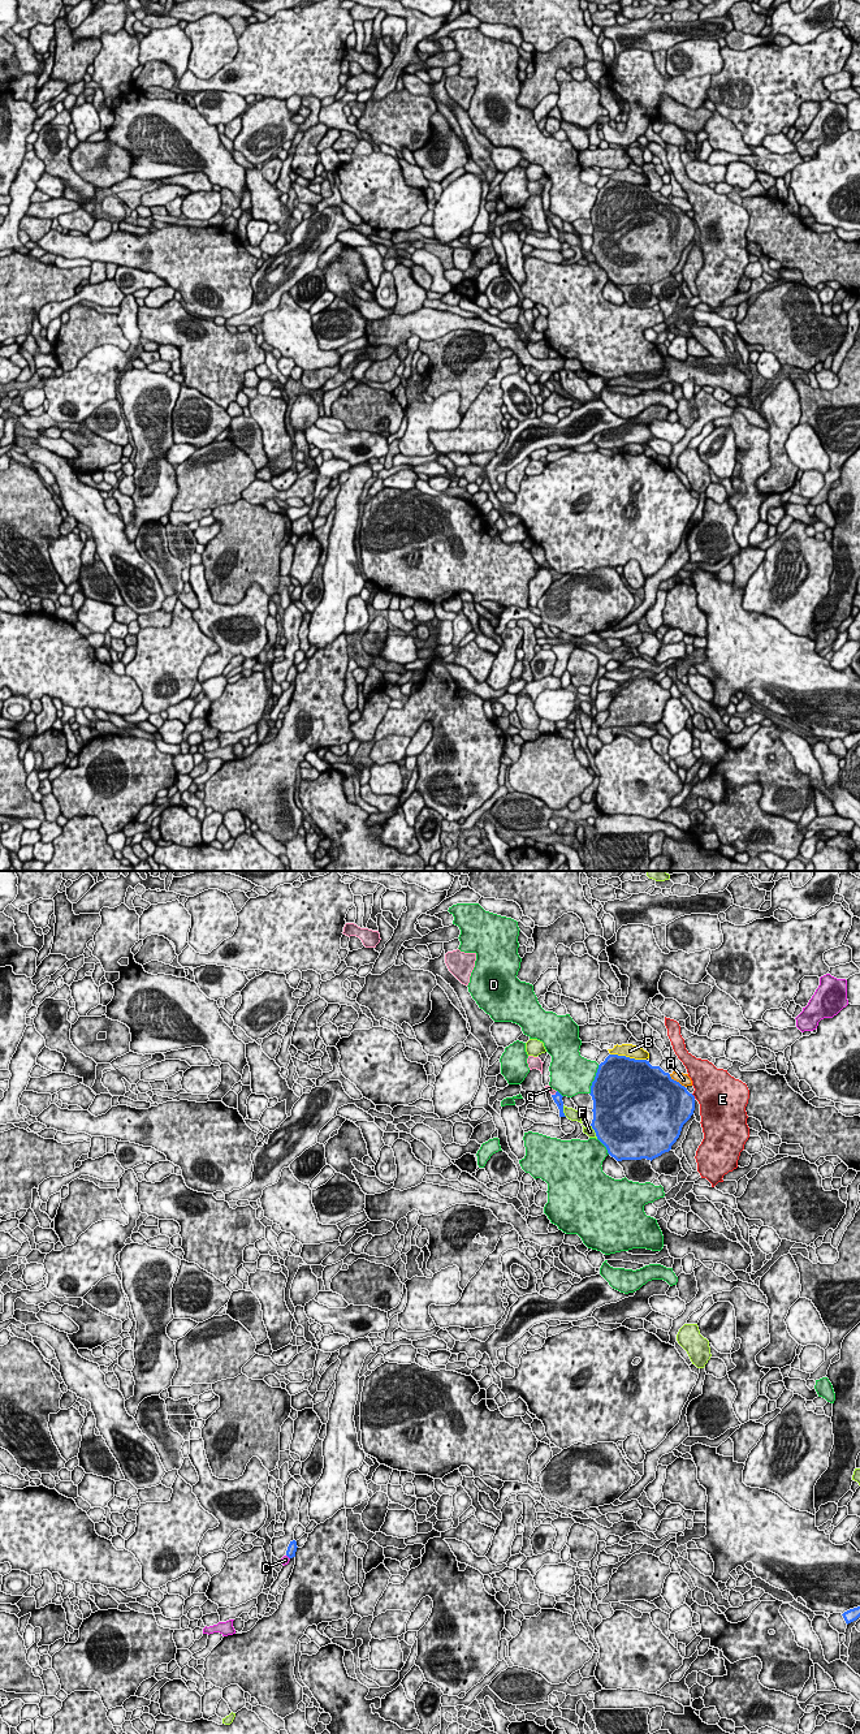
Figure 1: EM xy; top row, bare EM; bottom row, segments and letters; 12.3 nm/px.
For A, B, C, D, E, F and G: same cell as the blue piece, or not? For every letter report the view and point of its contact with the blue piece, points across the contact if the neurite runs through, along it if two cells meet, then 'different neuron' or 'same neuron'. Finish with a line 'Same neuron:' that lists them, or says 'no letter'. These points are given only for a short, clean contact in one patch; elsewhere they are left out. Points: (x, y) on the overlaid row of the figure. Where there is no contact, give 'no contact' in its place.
A: meets blue in xy at (675, 1081); different neuron
B: meets blue in xy at (629, 1057); different neuron
C: meets blue in xy at (288, 1556); different neuron
D: meets blue in xy at (595, 1079); different neuron
E: meets blue in xy at (694, 1096); border along xy (691, 1094), (695, 1098); different neuron
F: meets blue in xy at (595, 1131); different neuron
G: meets blue in xy at (556, 1092); runs through xy (557, 1098), (556, 1092), (549, 1088); same neuron
Same neuron: G

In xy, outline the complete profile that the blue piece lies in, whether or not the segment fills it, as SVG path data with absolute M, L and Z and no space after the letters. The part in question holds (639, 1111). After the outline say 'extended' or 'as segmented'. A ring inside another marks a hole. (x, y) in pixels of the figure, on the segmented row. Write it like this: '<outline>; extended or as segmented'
M609 1054L598 1065L595 1080L591 1086L593 1100L592 1129L597 1139L606 1147L608 1153L617 1161L622 1160L653 1160L671 1149L680 1135L683 1125L695 1110L695 1096L684 1086L674 1080L660 1066L652 1066L647 1060L635 1060L626 1056Z; as segmented

